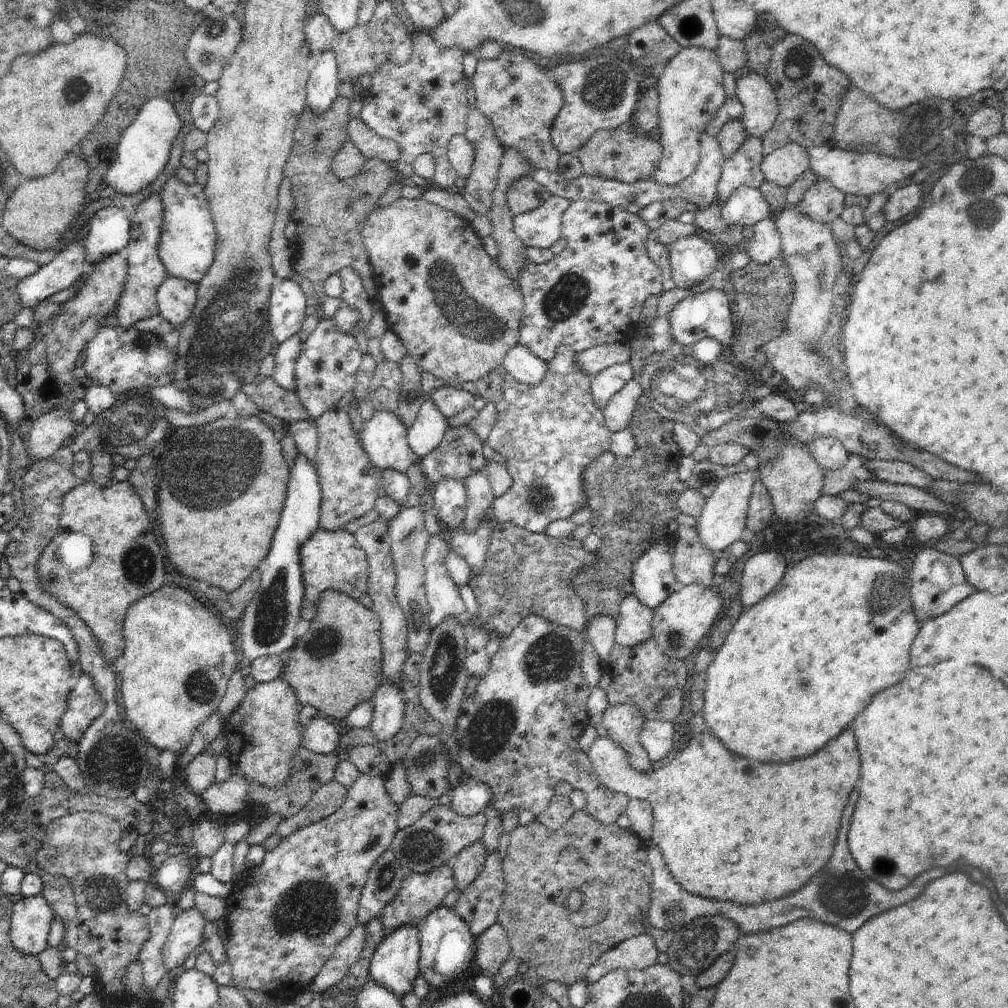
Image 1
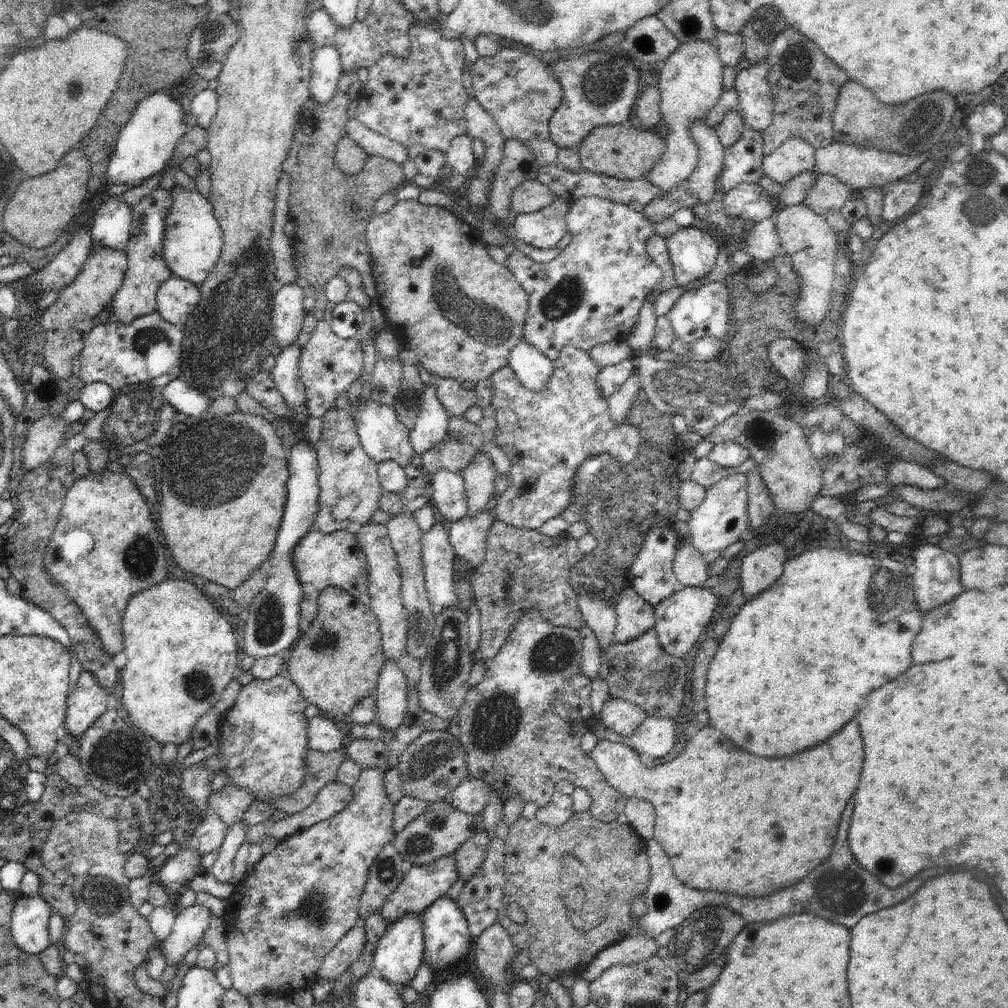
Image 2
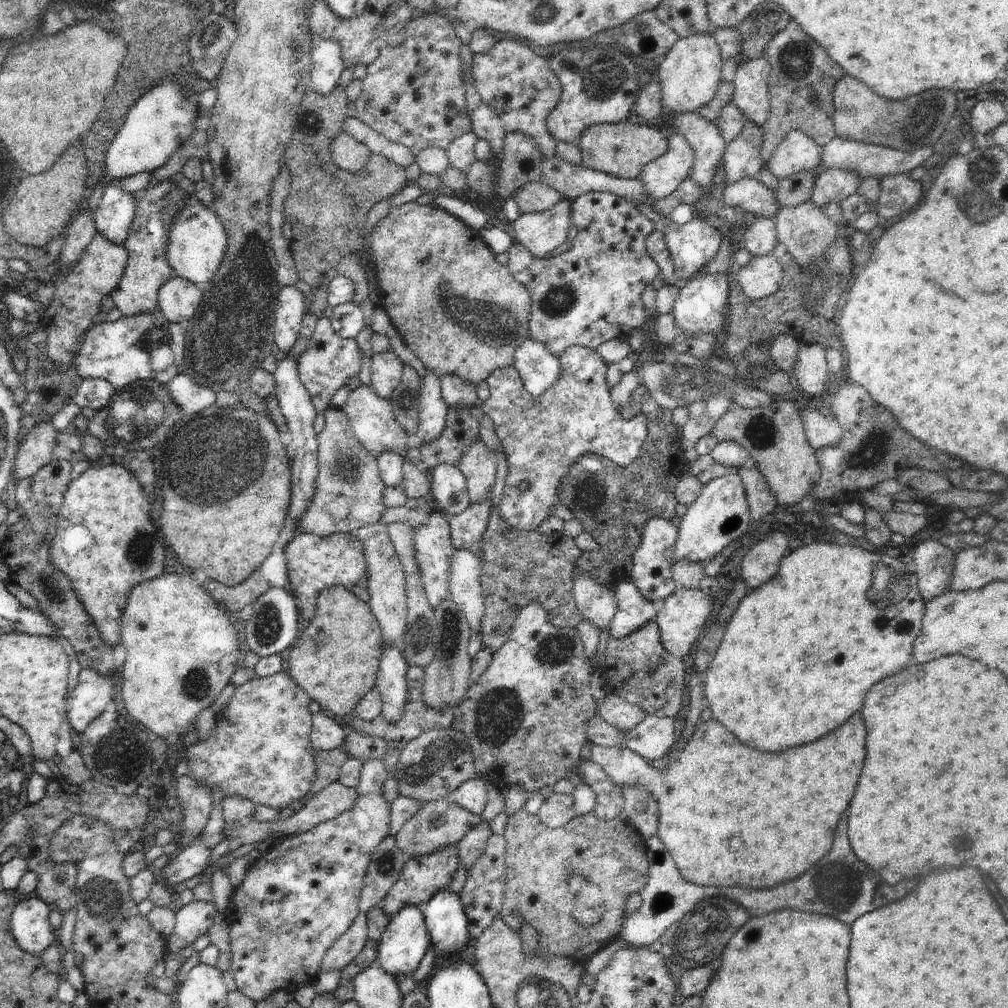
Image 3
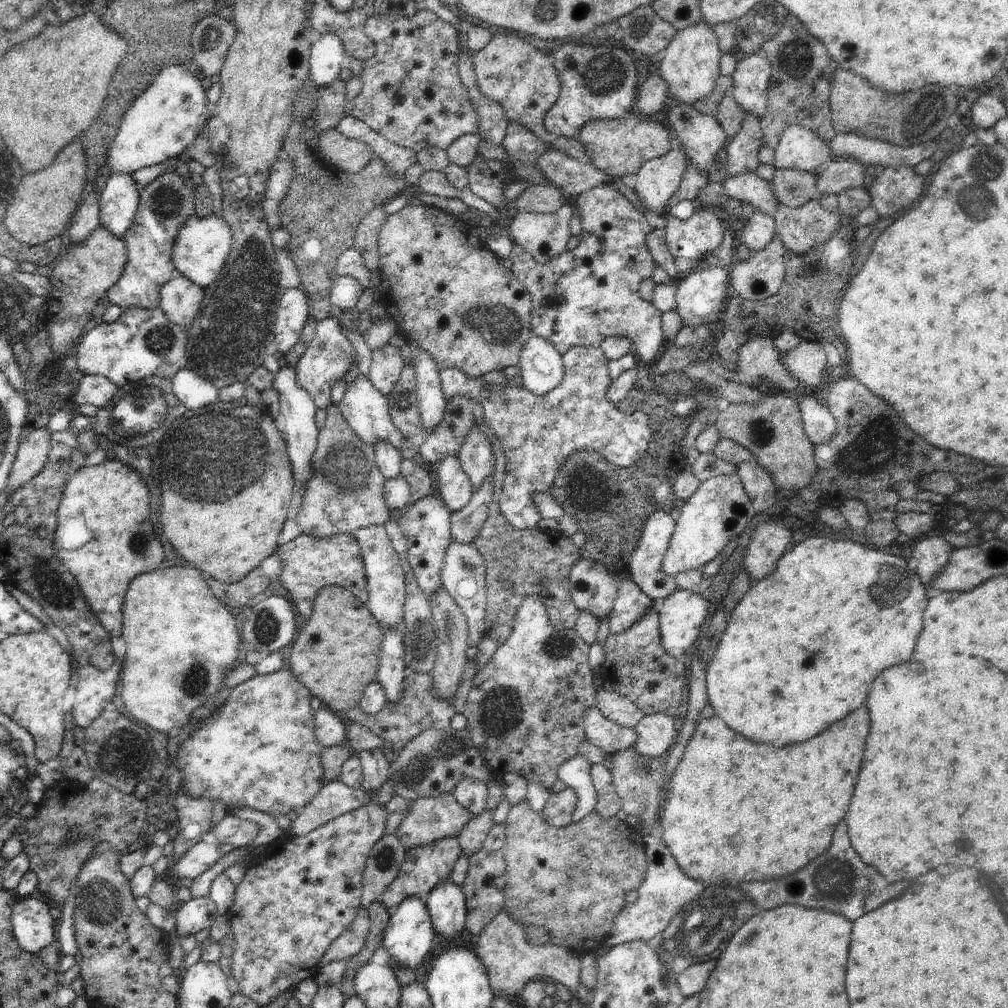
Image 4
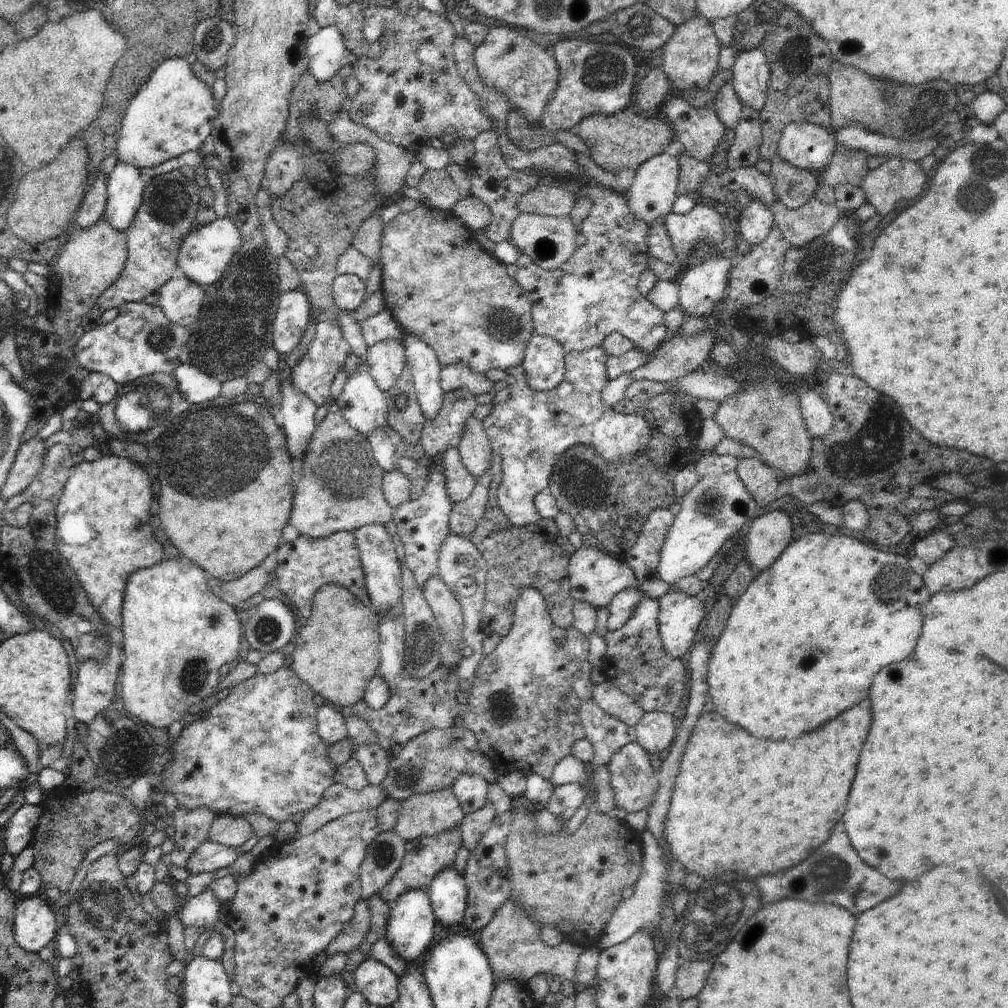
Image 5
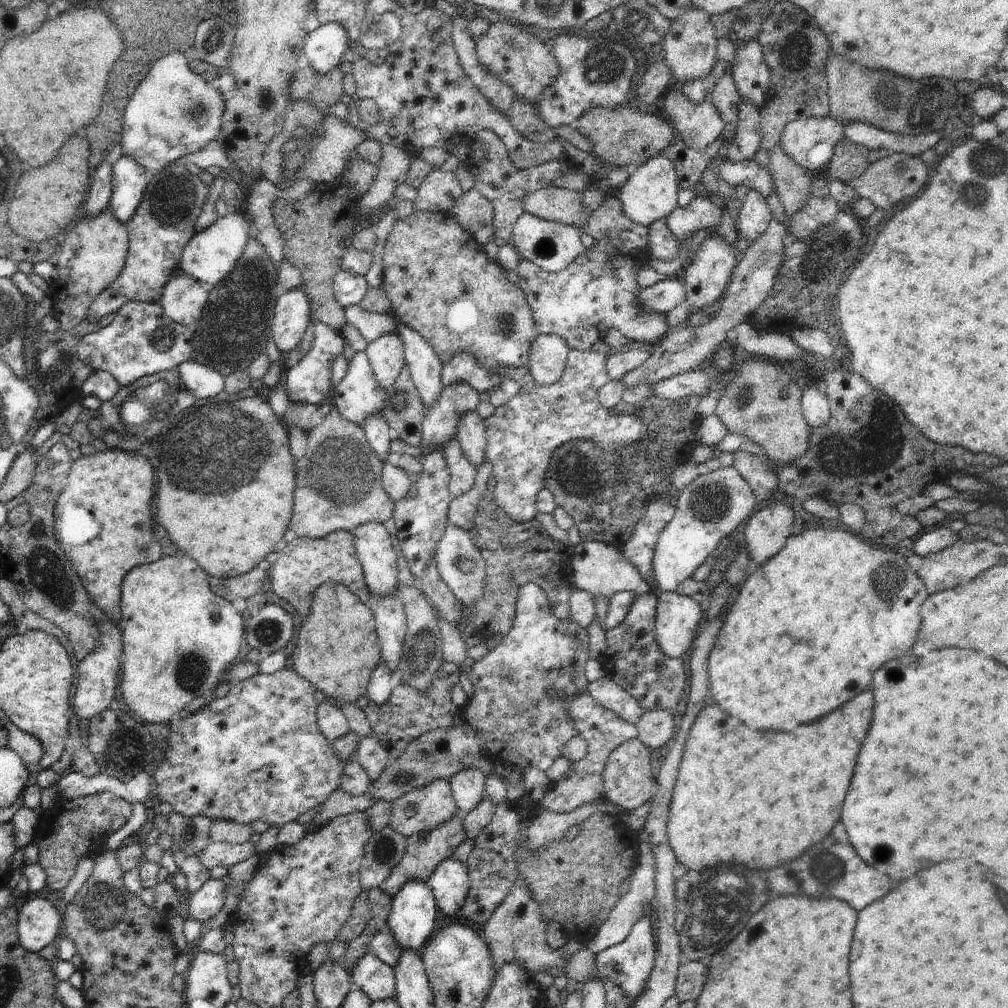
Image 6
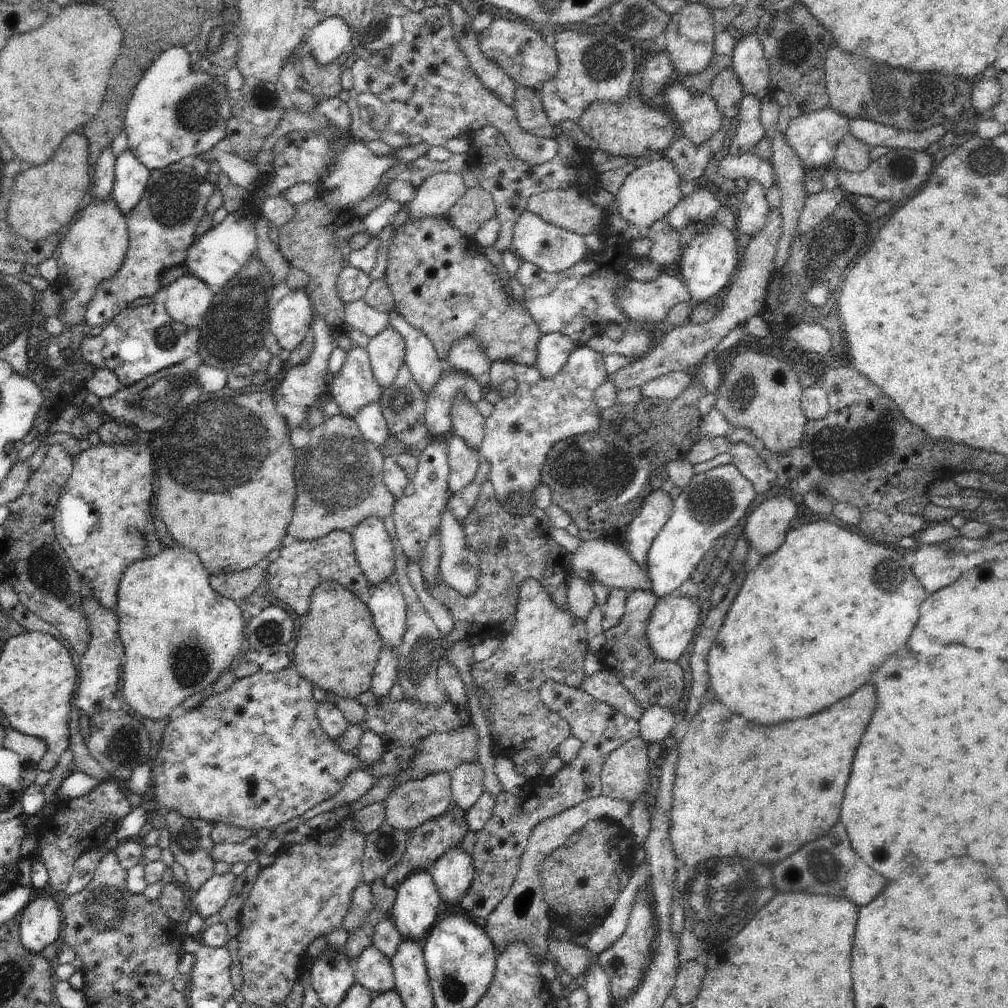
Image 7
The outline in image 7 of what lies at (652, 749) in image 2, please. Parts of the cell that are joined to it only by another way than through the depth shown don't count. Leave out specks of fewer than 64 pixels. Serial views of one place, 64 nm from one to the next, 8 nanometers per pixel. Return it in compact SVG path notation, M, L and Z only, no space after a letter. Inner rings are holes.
M662 706L645 710L638 720L639 735L648 743L662 743L674 726L674 712Z

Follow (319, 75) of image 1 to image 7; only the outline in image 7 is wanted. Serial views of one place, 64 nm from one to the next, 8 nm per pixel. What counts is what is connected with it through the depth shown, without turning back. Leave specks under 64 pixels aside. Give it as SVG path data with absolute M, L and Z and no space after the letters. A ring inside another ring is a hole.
M333 16L307 33L304 47L320 66L328 66L354 43L348 24L343 18Z

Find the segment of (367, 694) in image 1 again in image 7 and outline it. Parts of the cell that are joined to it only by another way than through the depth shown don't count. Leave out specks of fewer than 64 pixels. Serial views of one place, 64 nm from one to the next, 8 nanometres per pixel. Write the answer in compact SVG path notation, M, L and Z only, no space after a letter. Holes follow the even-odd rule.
M322 582L312 592L308 614L300 627L290 666L302 677L325 691L328 697L354 700L370 689L383 642L368 606L353 592L339 582Z

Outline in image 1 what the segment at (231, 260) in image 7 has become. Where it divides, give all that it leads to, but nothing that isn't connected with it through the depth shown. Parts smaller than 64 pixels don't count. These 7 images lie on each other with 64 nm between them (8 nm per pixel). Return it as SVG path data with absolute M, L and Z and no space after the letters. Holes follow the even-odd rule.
M176 170L166 179L160 196L164 205L162 234L158 242L160 260L166 267L168 277L180 277L198 284L208 272L216 248L216 228L214 228L209 200L200 184L184 183L177 177Z

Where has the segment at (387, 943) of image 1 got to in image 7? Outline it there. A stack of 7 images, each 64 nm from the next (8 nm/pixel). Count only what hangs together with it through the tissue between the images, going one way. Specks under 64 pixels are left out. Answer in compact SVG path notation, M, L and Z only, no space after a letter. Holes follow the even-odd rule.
M431 871L414 872L397 888L396 900L389 914L402 941L424 942L434 926L440 892L434 884Z

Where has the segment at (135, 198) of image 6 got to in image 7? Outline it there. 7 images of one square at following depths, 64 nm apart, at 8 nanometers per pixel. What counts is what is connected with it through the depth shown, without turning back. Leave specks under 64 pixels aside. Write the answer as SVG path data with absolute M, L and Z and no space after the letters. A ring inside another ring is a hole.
M130 150L123 151L120 156L115 160L115 178L113 183L113 189L111 192L111 197L115 198L116 206L118 210L128 216L130 210L134 210L138 206L138 202L142 200L142 194L146 190L146 185L148 184L148 179L151 170L148 170Z

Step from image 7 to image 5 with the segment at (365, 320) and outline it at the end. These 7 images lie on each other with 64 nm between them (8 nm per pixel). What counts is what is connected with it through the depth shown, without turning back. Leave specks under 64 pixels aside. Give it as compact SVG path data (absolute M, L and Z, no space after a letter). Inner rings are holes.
M385 309L370 318L366 318L362 324L362 332L364 332L364 340L369 348L374 344L382 342L383 340L397 340L402 341L406 335L400 325L395 321L393 313Z

